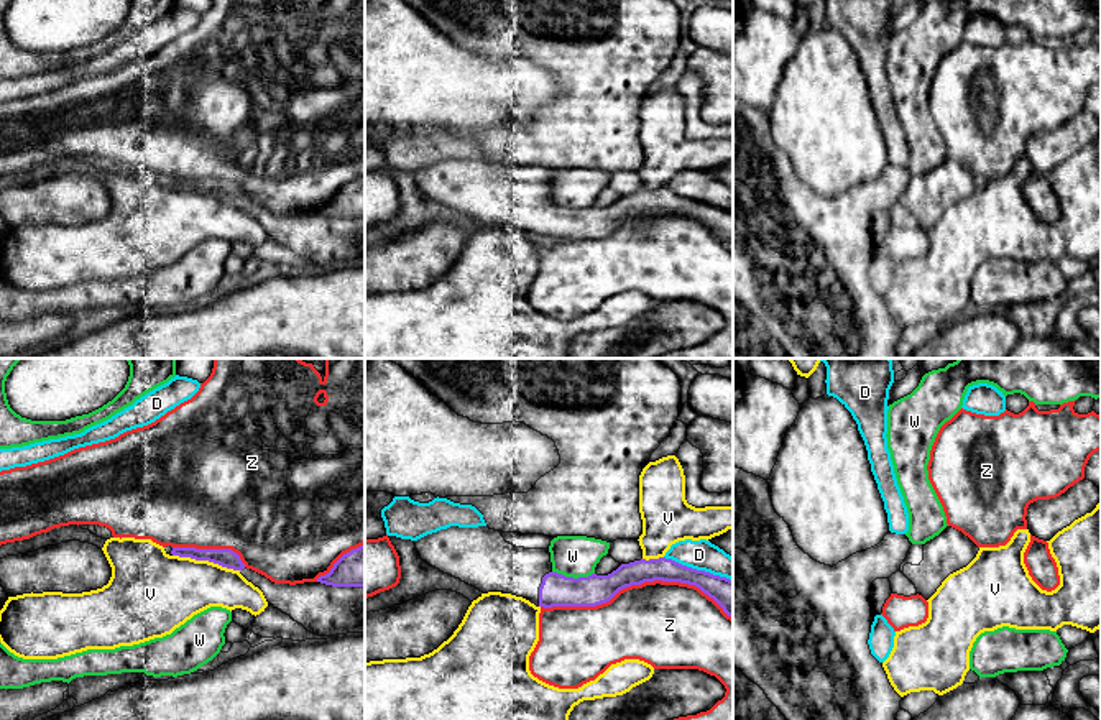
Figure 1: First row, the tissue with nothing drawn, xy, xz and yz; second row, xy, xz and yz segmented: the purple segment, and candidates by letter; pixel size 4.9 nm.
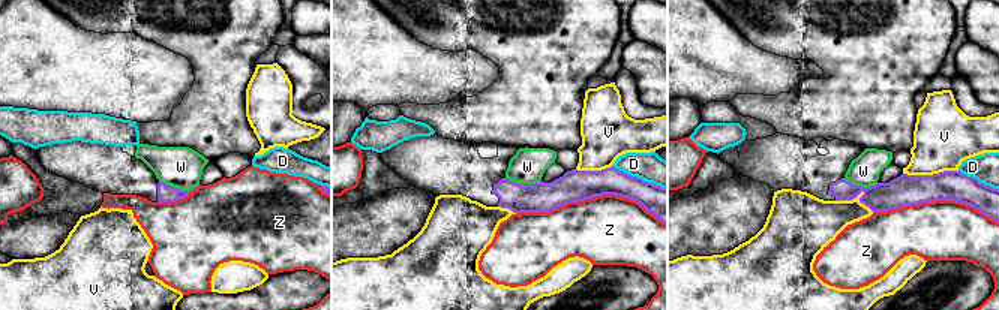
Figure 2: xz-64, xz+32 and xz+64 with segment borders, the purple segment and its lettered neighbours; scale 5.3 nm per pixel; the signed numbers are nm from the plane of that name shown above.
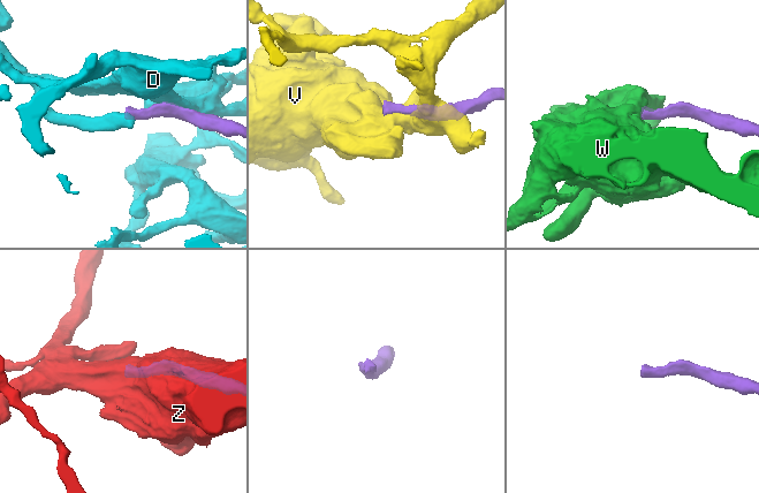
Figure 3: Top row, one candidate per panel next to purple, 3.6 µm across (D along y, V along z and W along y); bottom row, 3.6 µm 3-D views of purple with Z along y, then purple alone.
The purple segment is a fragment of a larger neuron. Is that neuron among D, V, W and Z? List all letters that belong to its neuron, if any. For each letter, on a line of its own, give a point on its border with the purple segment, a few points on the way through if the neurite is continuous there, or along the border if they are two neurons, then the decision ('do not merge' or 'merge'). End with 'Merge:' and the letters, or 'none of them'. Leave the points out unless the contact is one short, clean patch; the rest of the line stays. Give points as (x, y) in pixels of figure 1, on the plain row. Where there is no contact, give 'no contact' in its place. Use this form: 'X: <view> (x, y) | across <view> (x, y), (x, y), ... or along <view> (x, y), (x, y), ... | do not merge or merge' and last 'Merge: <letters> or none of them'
D: xz (699, 203) | do not merge
V: xy (206, 191) | do not merge
W: xz (572, 209) | do not merge
Z: xz (636, 216) | do not merge
Merge: none of them

